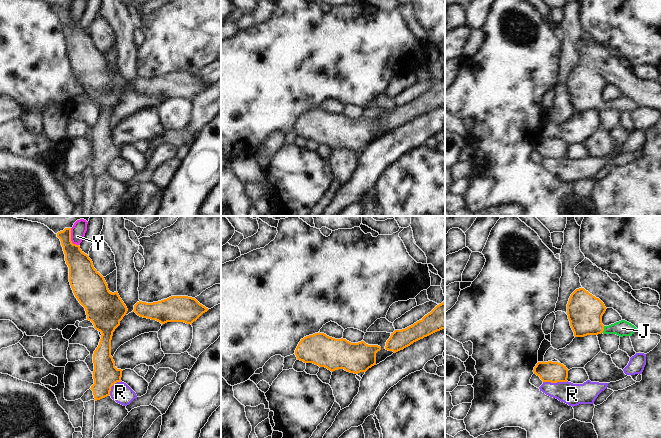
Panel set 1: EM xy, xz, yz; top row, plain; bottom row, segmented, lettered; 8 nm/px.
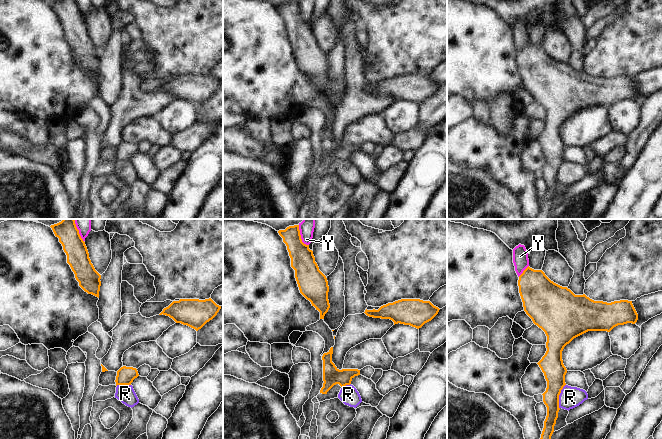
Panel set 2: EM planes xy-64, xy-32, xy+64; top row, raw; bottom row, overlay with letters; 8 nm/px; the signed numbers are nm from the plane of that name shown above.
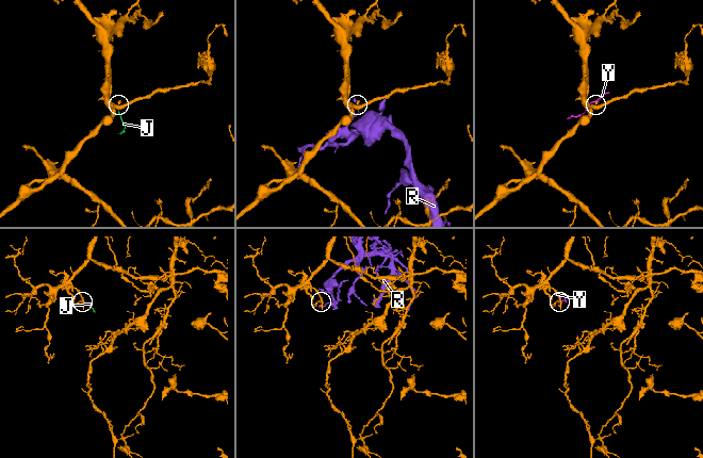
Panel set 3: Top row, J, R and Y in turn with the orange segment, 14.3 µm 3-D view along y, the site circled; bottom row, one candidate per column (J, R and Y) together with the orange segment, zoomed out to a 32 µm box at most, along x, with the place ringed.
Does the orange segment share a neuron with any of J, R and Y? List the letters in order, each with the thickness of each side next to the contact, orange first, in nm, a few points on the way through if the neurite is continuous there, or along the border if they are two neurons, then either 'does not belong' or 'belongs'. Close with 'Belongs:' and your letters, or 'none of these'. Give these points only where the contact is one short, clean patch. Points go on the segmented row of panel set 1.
J: calibres 280 and 130 nm; way yz (585, 311), (603, 329), (622, 328); belongs
R: calibres 170 and 180 nm; does not belong
Y: calibres 190 and 120 nm; does not belong
Belongs: J

